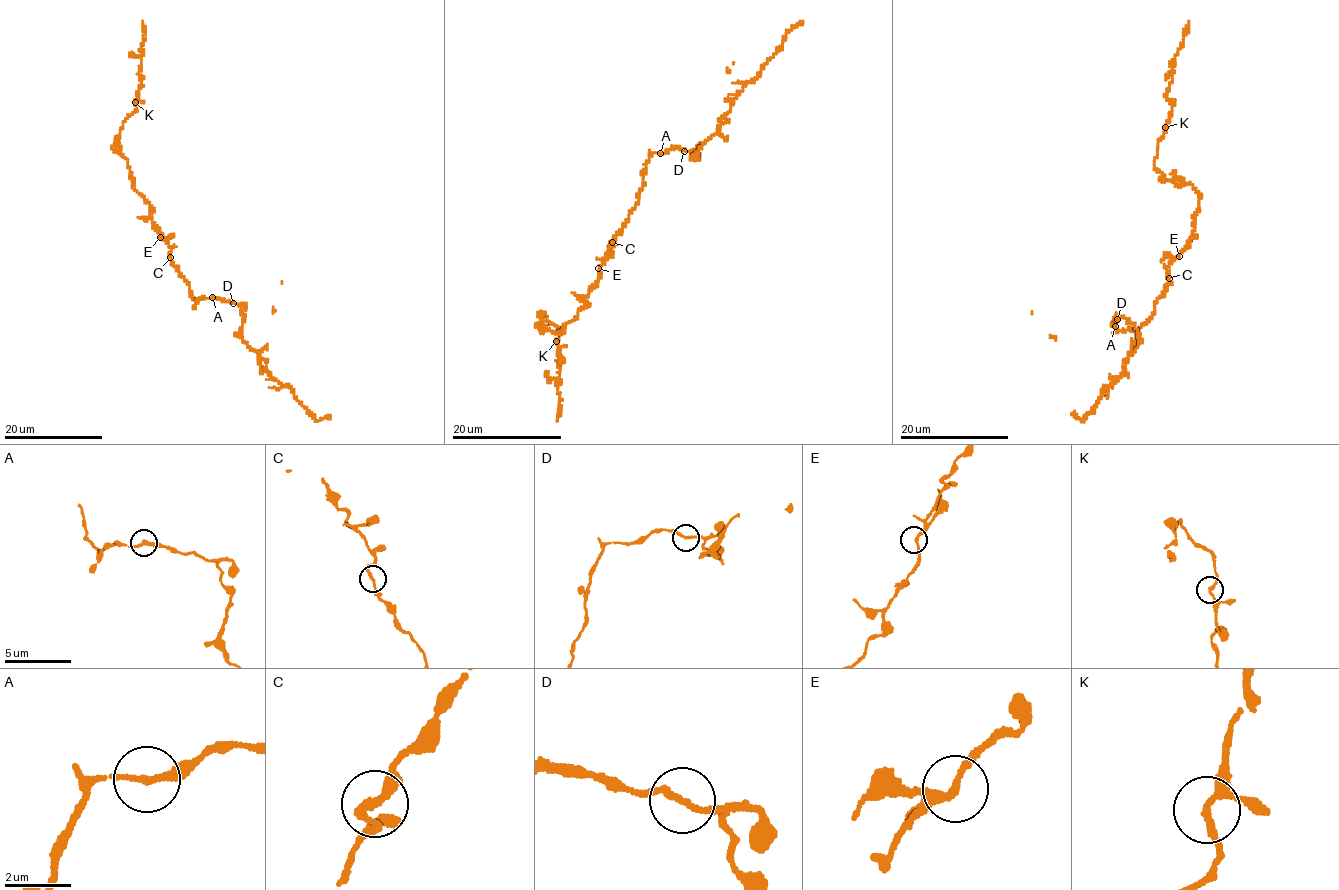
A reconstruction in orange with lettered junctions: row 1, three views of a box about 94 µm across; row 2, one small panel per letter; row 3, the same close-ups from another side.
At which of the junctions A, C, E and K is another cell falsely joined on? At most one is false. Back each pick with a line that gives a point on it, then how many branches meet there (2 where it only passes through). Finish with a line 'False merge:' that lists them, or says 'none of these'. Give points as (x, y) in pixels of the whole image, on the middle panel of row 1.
False merge: none of these

